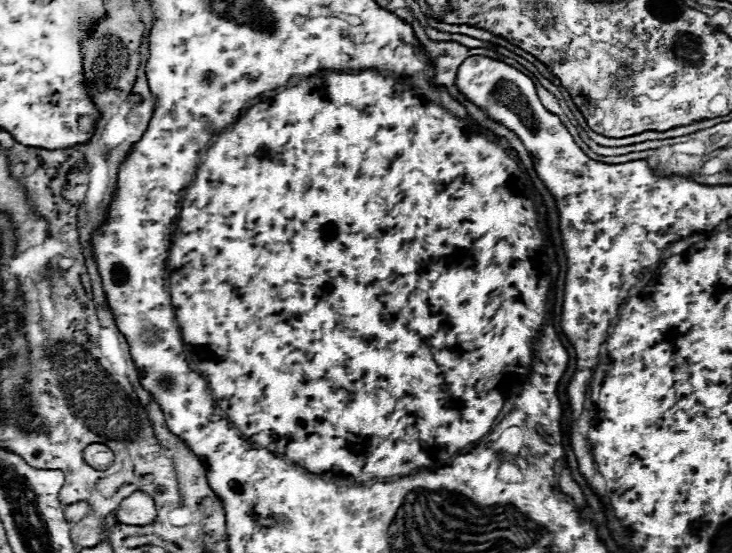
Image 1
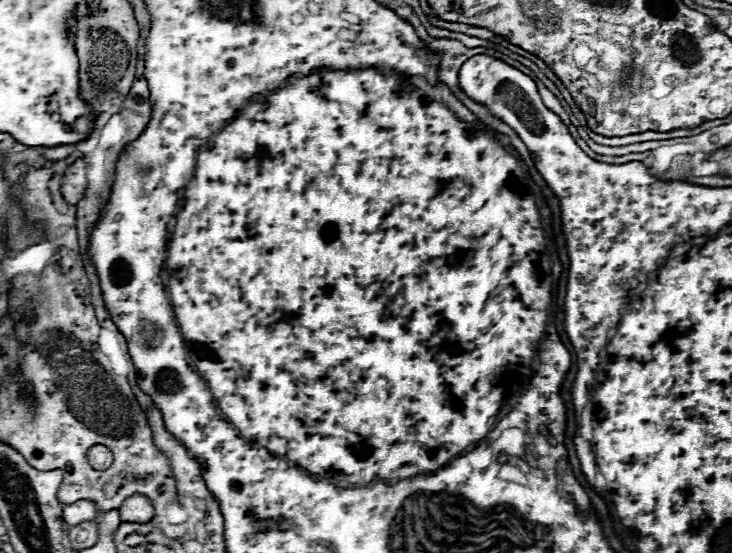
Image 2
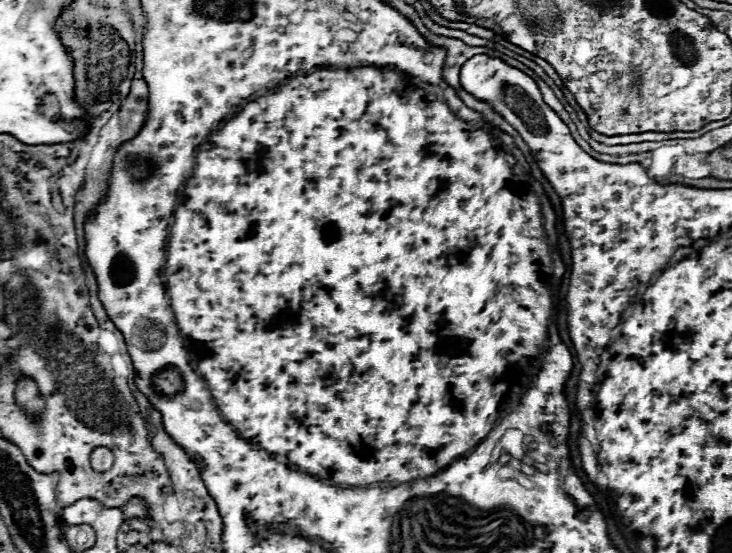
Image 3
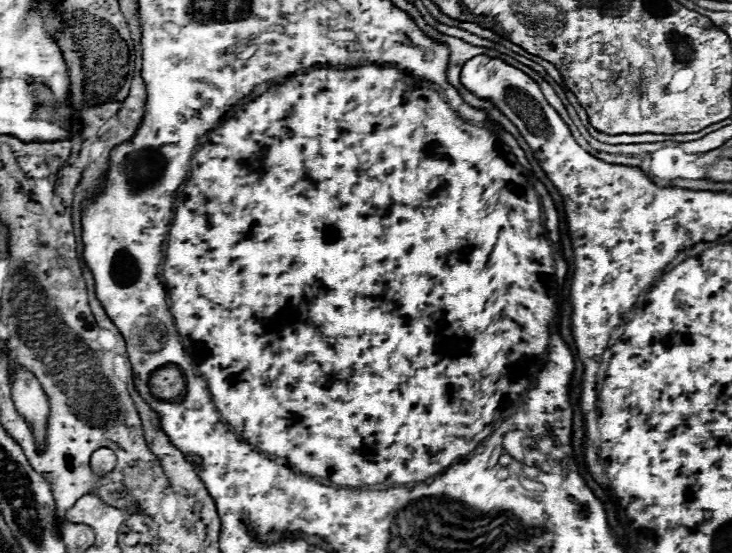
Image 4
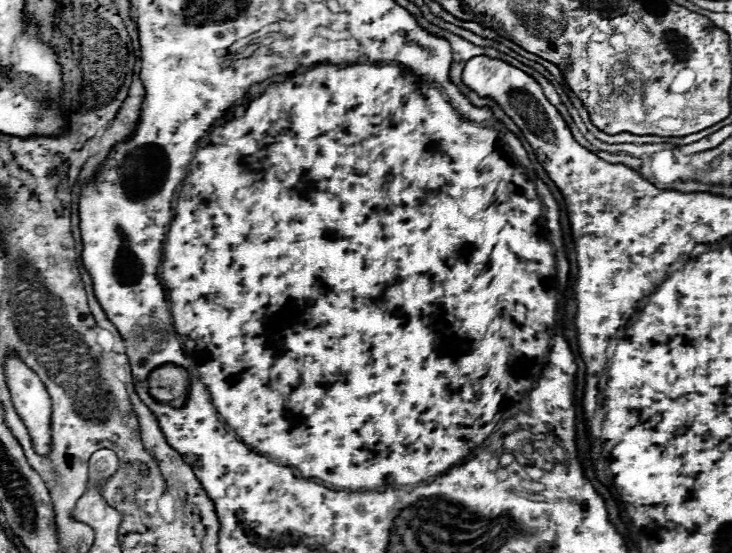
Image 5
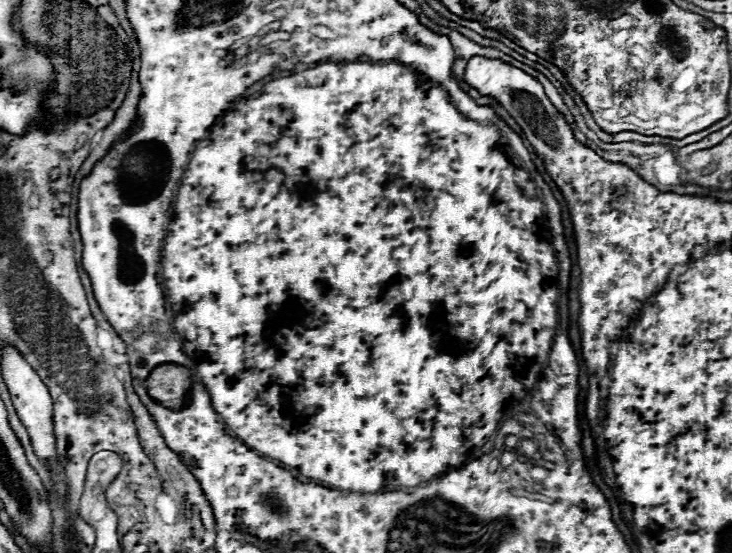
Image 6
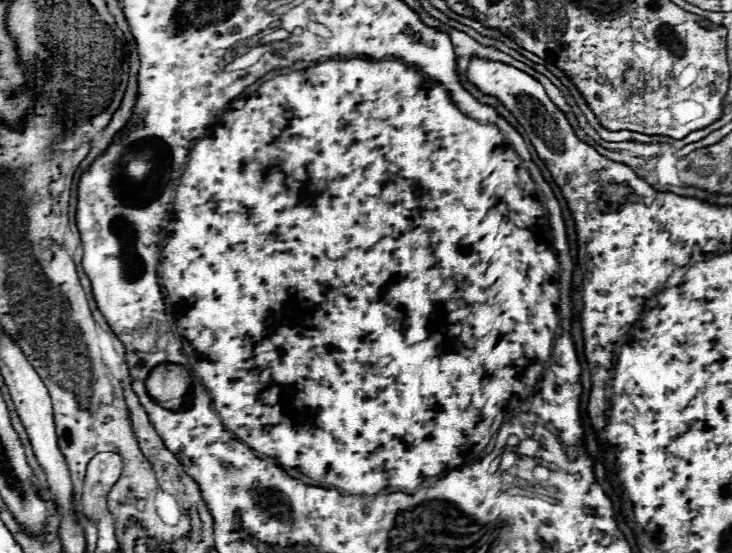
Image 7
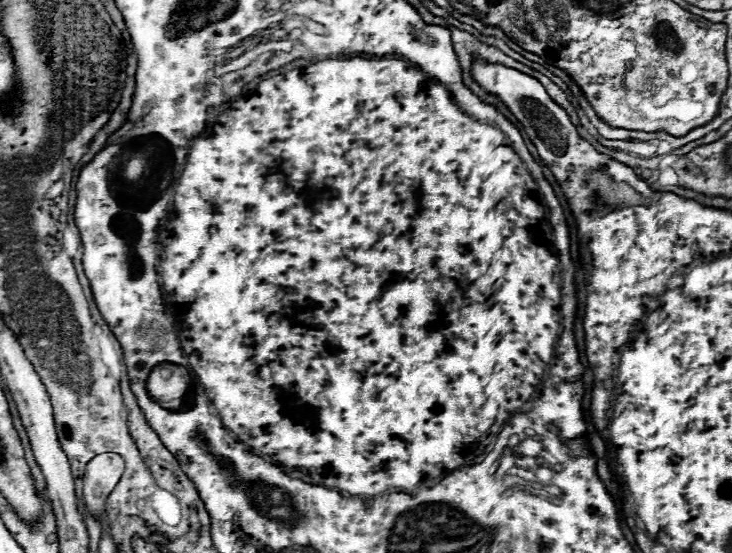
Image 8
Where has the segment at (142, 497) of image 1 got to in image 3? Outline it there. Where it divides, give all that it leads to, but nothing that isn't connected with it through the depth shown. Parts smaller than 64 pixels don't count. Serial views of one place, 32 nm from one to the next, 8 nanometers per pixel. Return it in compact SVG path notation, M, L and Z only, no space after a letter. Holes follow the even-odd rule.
M132 500L130 504L126 504L124 508L122 508L122 512L124 512L124 516L126 518L140 518L140 516L148 516L148 510L146 510L146 506L144 504L140 504L138 500Z

